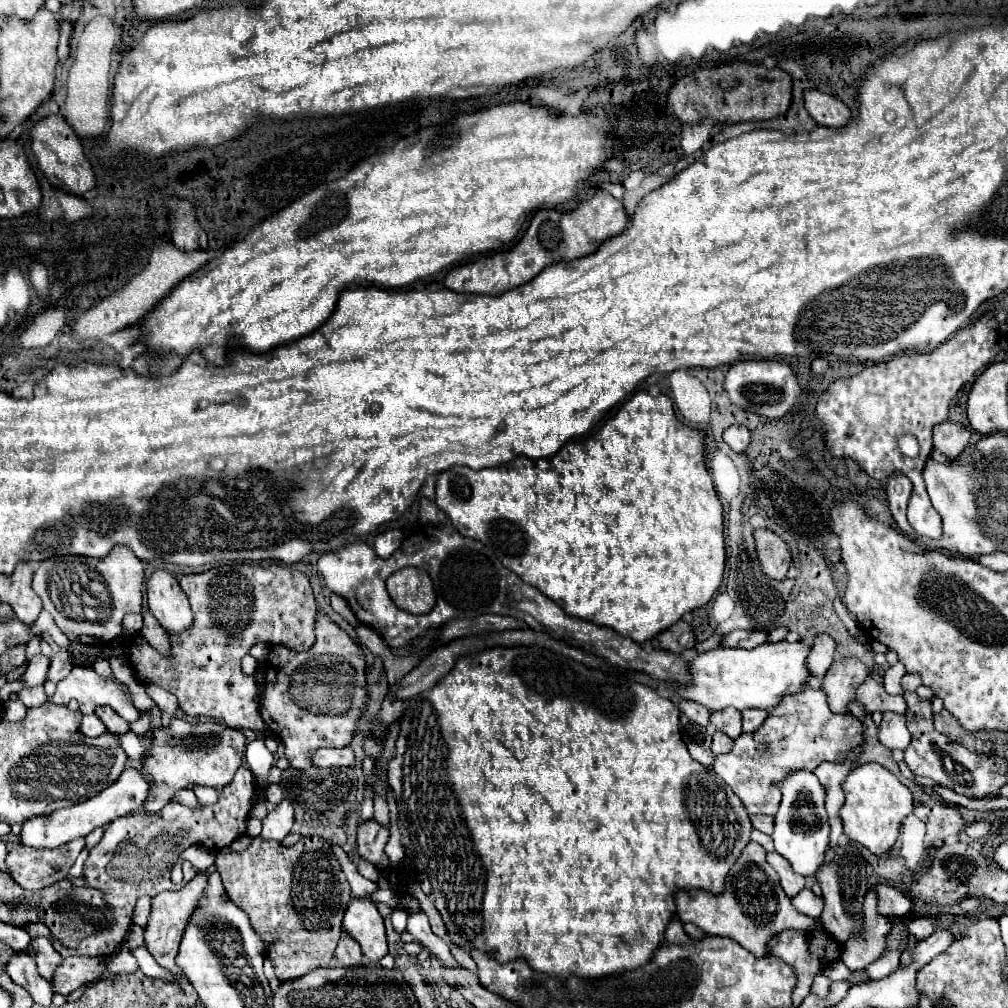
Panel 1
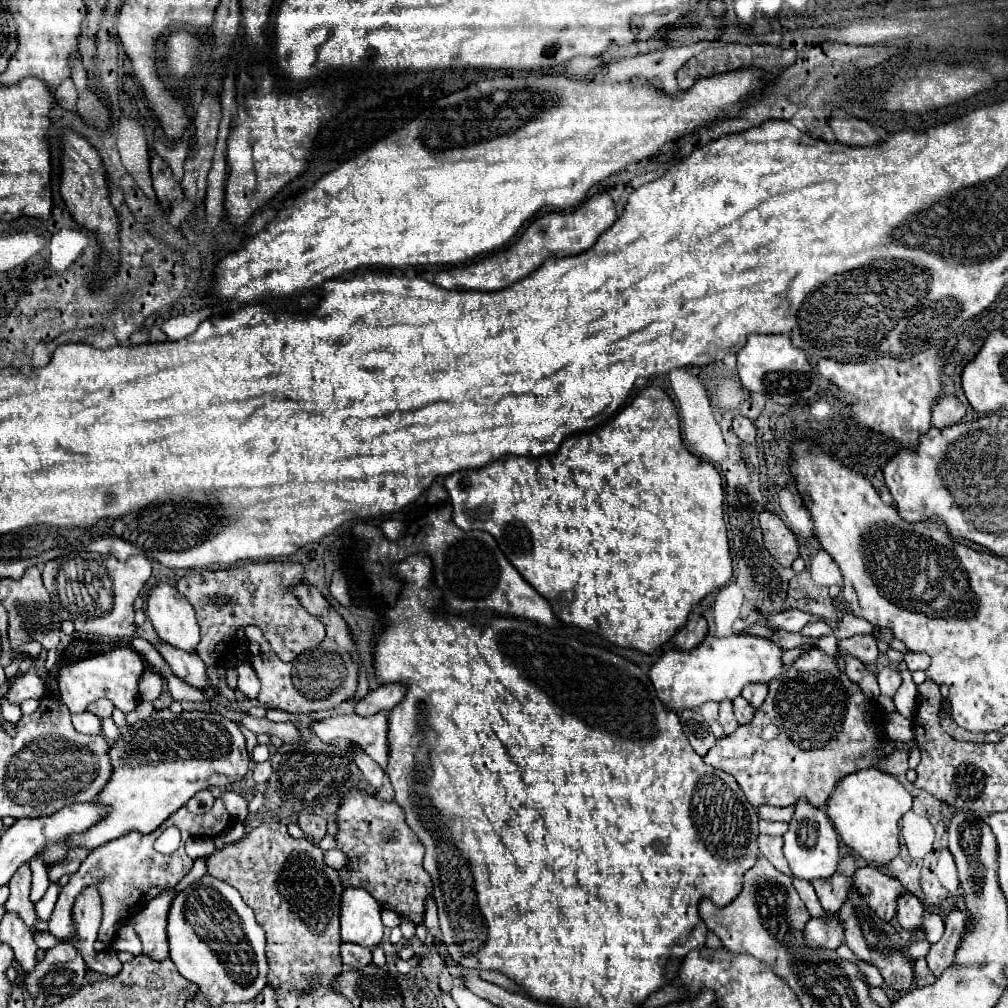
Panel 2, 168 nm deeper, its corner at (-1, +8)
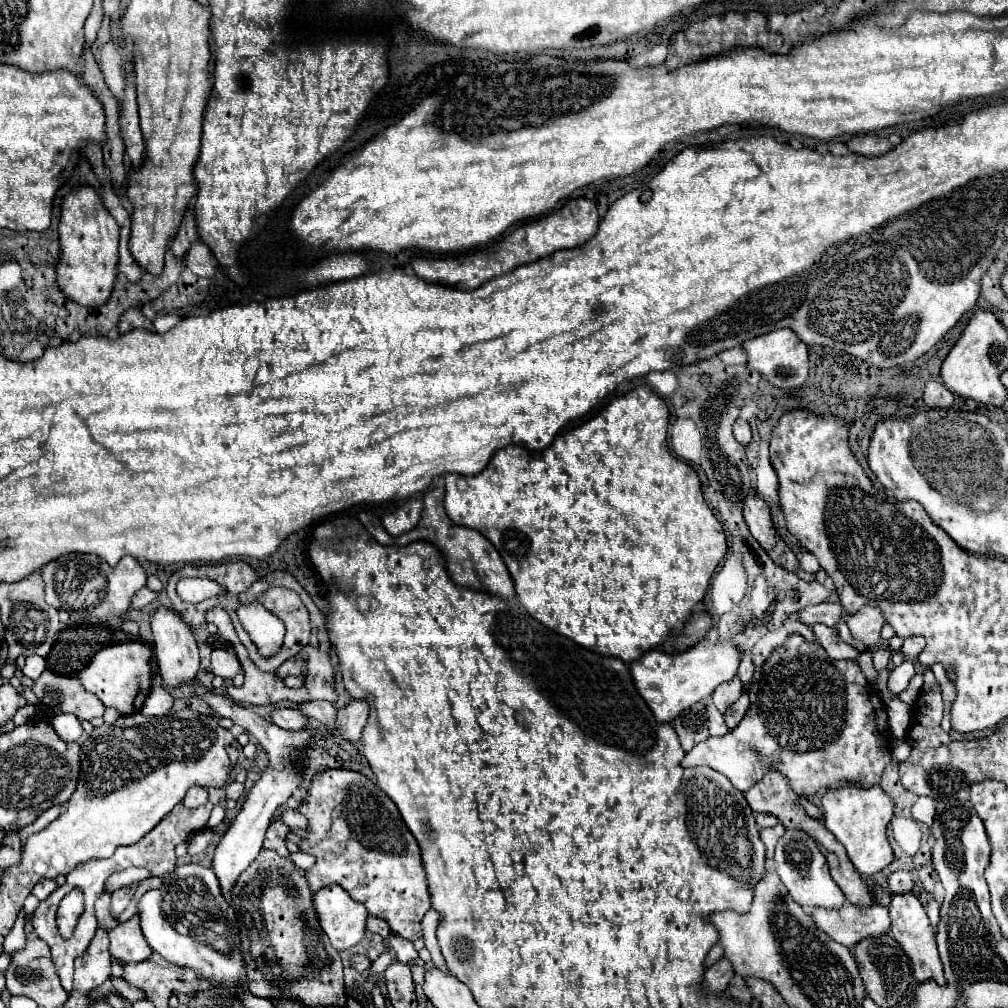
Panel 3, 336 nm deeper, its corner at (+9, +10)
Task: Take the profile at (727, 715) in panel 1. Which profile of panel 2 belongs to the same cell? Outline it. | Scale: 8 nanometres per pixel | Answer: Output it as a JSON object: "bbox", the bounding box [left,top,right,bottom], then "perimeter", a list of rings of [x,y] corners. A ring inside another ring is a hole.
{"bbox":[733,696,755,724],"perimeter":[[[737,696],[733,700],[733,710],[735,710],[735,718],[739,724],[749,724],[755,716],[755,708],[743,696]]]}

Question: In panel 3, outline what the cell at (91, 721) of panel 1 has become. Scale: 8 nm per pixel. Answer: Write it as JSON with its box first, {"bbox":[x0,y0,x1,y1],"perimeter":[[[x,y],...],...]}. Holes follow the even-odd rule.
{"bbox":[51,714,83,742],"perimeter":[[[57,714],[51,720],[51,724],[55,726],[55,732],[59,734],[59,738],[63,738],[65,742],[75,742],[83,736],[81,722],[73,714]]]}

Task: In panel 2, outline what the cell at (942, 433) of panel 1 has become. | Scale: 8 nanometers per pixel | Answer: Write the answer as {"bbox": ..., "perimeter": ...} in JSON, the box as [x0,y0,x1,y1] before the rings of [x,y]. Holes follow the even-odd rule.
{"bbox":[931,396,965,428],"perimeter":[[[943,396],[933,408],[931,424],[937,428],[945,428],[957,424],[963,416],[965,416],[965,404],[959,402],[955,396]]]}

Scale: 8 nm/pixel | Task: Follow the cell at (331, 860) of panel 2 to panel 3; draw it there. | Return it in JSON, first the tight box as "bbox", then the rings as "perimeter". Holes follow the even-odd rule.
{"bbox":[291,852,315,870],"perimeter":[[[295,852],[291,854],[291,860],[301,868],[301,870],[309,870],[315,864],[315,856],[305,854],[305,852]]]}

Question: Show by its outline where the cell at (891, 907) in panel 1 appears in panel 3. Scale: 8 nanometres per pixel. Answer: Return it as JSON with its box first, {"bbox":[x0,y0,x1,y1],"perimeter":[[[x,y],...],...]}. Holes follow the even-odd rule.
{"bbox":[889,892,945,984],"perimeter":[[[913,892],[907,894],[891,894],[891,904],[889,904],[889,918],[891,918],[891,934],[893,938],[901,944],[901,948],[909,954],[911,964],[913,964],[913,976],[923,982],[923,980],[937,980],[939,984],[945,982],[943,978],[943,966],[937,954],[937,942],[933,928],[929,924],[929,916],[919,902],[919,898]]]}

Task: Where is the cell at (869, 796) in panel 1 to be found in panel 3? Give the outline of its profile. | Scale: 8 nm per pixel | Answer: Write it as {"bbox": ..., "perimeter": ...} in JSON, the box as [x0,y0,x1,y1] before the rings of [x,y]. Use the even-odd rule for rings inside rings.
{"bbox":[821,784,895,876],"perimeter":[[[843,784],[839,788],[829,788],[821,798],[821,812],[825,828],[845,846],[847,856],[859,874],[873,876],[893,862],[893,850],[885,830],[893,818],[895,804],[881,786],[863,788],[857,784]]]}

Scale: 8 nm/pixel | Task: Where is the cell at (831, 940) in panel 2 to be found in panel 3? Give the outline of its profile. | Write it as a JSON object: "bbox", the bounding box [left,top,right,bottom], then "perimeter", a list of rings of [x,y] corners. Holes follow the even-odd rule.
{"bbox":[811,904,891,948],"perimeter":[[[845,904],[839,910],[813,908],[811,918],[815,926],[819,926],[819,930],[823,930],[829,938],[847,948],[867,936],[887,932],[891,924],[887,908],[879,904],[867,908]]]}

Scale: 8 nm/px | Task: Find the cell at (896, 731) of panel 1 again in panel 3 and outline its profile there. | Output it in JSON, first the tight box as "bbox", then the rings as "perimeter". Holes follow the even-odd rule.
{"bbox":[873,646,891,672],"perimeter":[[[881,646],[873,652],[873,666],[877,672],[885,670],[889,666],[889,660],[891,660],[891,650],[887,650],[885,646]]]}

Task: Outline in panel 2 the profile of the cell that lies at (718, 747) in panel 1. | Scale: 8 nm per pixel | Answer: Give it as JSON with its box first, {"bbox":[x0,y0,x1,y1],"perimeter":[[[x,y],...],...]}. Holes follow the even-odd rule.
{"bbox":[719,700,739,734],"perimeter":[[[723,700],[719,706],[721,706],[721,710],[719,710],[719,722],[721,722],[721,726],[725,728],[727,734],[735,732],[739,724],[737,724],[737,720],[733,716],[733,702],[731,700]]]}

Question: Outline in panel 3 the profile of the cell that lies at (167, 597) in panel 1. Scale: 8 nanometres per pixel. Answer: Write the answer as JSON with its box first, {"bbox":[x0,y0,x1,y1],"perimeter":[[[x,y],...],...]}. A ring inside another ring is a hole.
{"bbox":[151,606,199,686],"perimeter":[[[159,606],[157,610],[151,612],[151,632],[153,632],[153,650],[155,650],[155,658],[157,658],[157,666],[163,682],[171,686],[181,686],[193,680],[199,668],[199,648],[191,628],[183,622],[183,618],[171,608]]]}

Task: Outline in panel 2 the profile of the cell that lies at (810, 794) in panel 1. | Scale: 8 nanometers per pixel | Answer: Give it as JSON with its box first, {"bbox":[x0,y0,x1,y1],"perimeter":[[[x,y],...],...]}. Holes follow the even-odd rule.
{"bbox":[785,800,839,880],"perimeter":[[[805,800],[797,802],[797,810],[793,814],[793,820],[789,822],[789,830],[785,832],[785,858],[789,862],[791,874],[799,880],[829,880],[831,876],[837,874],[839,866],[839,842],[837,842],[837,832],[827,818],[827,814],[819,808],[809,806]]]}

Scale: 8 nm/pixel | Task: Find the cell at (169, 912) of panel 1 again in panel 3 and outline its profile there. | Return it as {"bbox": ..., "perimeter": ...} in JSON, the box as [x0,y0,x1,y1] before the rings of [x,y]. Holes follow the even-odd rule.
{"bbox":[109,914,151,962],"perimeter":[[[135,914],[127,922],[119,924],[115,930],[109,932],[109,952],[113,958],[121,962],[143,962],[151,956],[151,946],[147,946],[147,940],[141,932],[141,920]]]}

